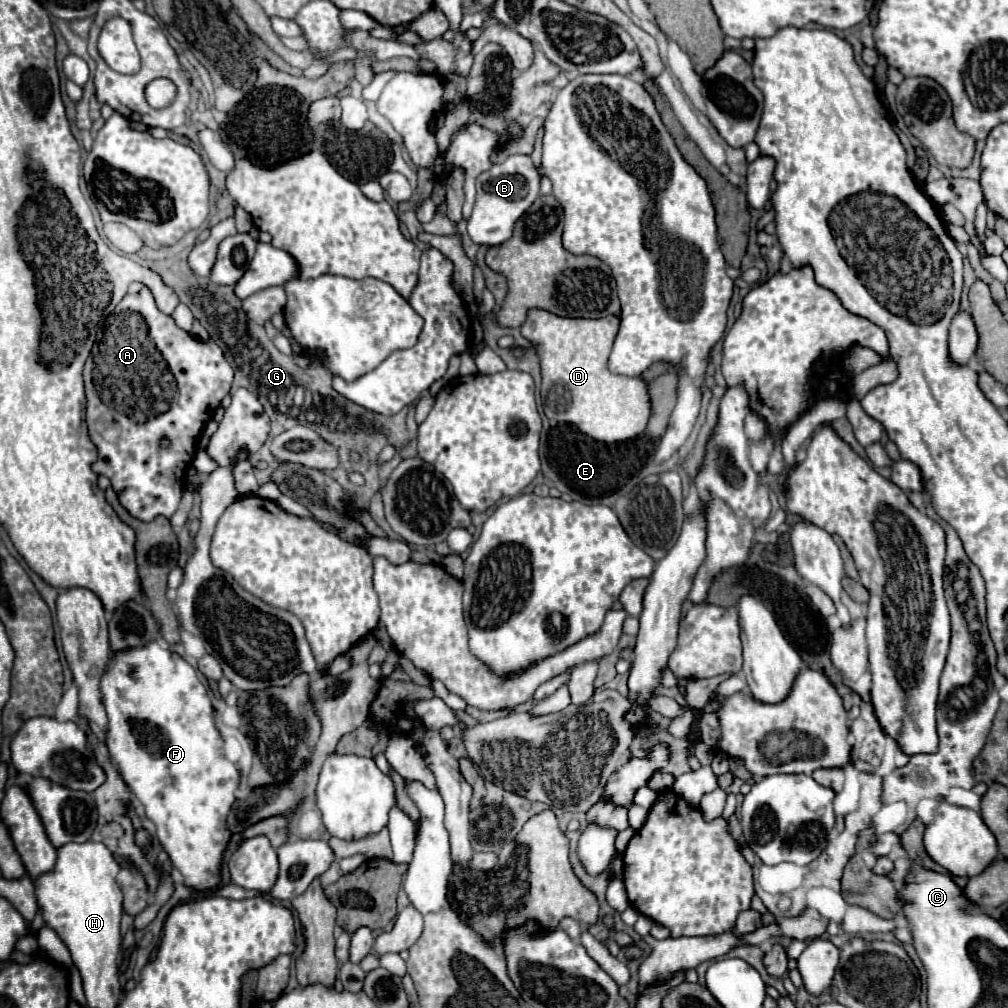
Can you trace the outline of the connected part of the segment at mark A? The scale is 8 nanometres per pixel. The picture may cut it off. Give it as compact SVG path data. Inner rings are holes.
M142 288L138 294L126 294L120 304L112 310L112 314L106 318L104 322L104 330L102 330L102 338L94 342L94 348L92 348L92 354L84 366L84 390L86 390L86 424L88 424L88 432L90 432L90 438L92 442L96 444L98 448L98 460L94 462L92 470L98 474L98 476L106 476L110 478L112 482L112 488L114 492L118 494L118 500L122 502L122 506L126 506L126 510L130 510L130 514L134 514L134 518L138 520L144 520L144 522L150 522L154 520L156 516L166 516L170 518L176 510L178 510L178 504L180 504L180 498L182 498L182 492L184 492L184 476L186 476L186 470L194 458L194 450L196 450L196 442L198 442L198 436L200 432L204 430L206 422L214 416L216 408L220 406L222 398L230 392L232 388L232 380L234 380L234 370L232 366L226 362L224 358L224 352L220 350L220 346L214 342L214 340L208 340L208 342L202 342L198 338L192 338L188 332L184 332L182 328L178 328L172 320L172 316L164 314L158 310L156 302L154 302L154 296L148 288ZM162 436L168 436L172 440L172 446L170 448L160 448L158 440Z

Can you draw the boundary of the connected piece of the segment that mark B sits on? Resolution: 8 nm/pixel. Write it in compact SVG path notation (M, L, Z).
M508 156L502 164L494 164L490 170L482 172L476 182L476 204L468 218L468 234L478 244L498 246L512 236L516 220L532 206L540 194L540 172L530 156Z

